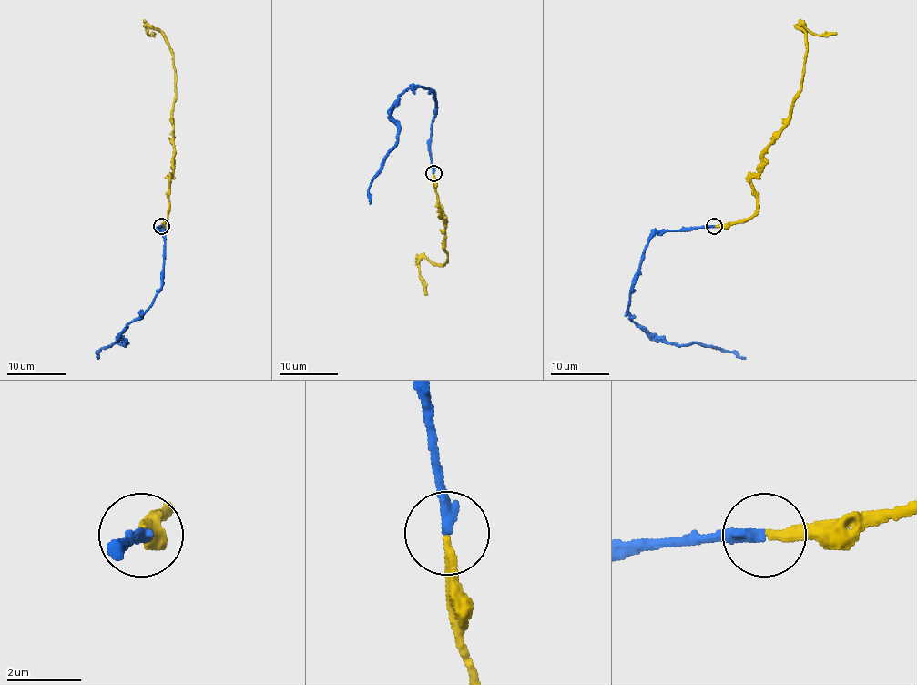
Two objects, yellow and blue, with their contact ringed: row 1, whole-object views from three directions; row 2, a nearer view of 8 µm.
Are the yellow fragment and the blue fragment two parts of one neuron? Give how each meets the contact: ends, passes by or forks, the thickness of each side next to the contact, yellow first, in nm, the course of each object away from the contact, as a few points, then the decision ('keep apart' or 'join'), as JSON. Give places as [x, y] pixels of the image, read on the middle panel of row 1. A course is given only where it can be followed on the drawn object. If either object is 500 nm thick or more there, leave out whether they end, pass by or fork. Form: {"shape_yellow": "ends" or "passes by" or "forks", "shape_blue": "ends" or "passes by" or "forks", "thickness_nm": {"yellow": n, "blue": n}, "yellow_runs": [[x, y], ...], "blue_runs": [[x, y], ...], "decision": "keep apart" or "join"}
{"shape_yellow": "ends", "shape_blue": "ends", "thickness_nm": {"yellow": 240, "blue": 320}, "yellow_runs": [[433, 173], [439, 213], [446, 220], [447, 259], [434, 265], [422, 258], [419, 278], [427, 294]], "blue_runs": [[433, 173], [433, 92], [411, 87], [392, 108], [397, 144], [369, 188], [369, 204]], "decision": "join"}

